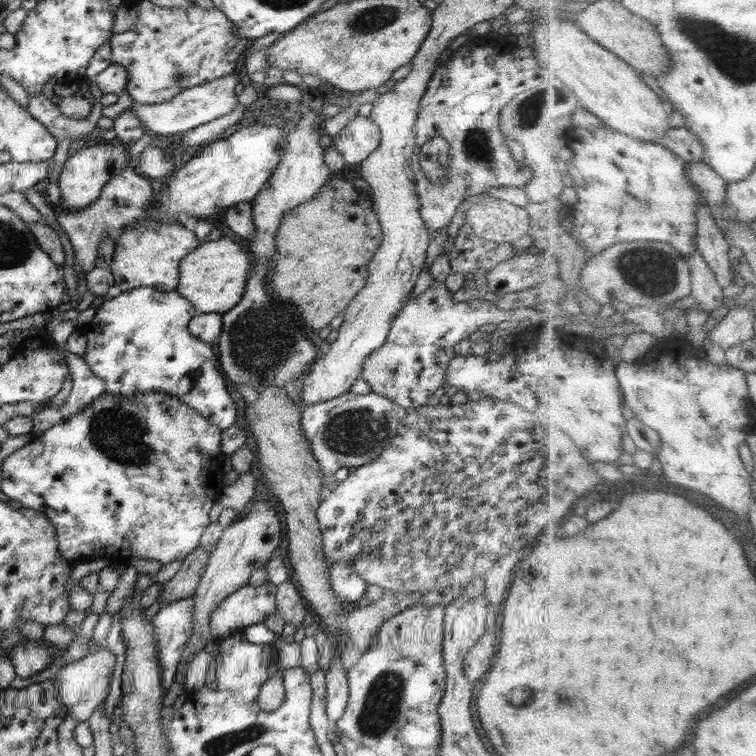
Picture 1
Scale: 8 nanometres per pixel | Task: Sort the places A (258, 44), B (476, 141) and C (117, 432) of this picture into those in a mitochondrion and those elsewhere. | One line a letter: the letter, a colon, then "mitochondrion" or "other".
A: other
B: mitochondrion
C: mitochondrion

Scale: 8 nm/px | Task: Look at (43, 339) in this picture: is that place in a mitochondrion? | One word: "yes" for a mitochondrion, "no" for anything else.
no

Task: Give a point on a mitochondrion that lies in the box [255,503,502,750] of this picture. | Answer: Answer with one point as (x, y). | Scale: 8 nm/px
(379, 711)

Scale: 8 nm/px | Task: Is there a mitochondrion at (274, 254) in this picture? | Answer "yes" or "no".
no

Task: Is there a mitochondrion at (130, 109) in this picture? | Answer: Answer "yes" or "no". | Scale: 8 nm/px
no

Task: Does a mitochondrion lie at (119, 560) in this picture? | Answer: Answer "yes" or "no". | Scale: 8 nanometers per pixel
no

